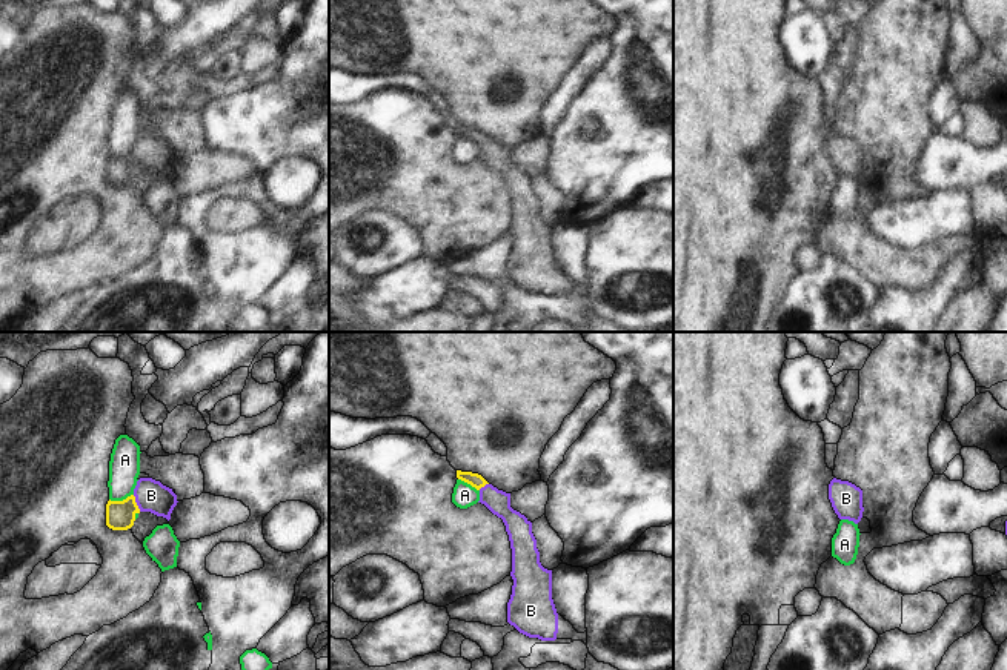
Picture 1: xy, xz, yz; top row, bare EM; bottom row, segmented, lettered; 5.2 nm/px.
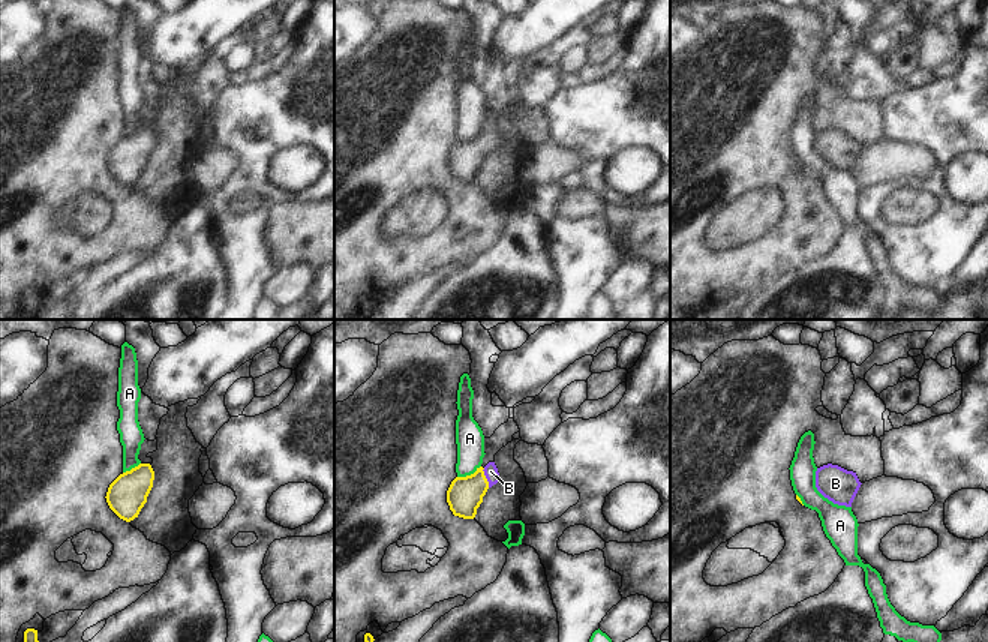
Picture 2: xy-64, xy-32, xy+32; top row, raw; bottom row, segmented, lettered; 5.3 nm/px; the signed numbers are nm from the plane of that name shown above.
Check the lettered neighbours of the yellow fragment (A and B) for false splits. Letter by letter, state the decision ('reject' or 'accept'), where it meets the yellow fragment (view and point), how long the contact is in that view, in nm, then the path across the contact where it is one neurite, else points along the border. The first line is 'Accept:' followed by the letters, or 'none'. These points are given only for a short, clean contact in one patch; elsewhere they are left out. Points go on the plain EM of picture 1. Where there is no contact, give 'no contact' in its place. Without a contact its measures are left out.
Accept: B
A: reject; meets yellow in xy at (120, 157); contact 130 nm long
B: accept; meets yellow in xy at (136, 159); contact 100 nm long; runs through xy (120, 171), (136, 159), (151, 151)

